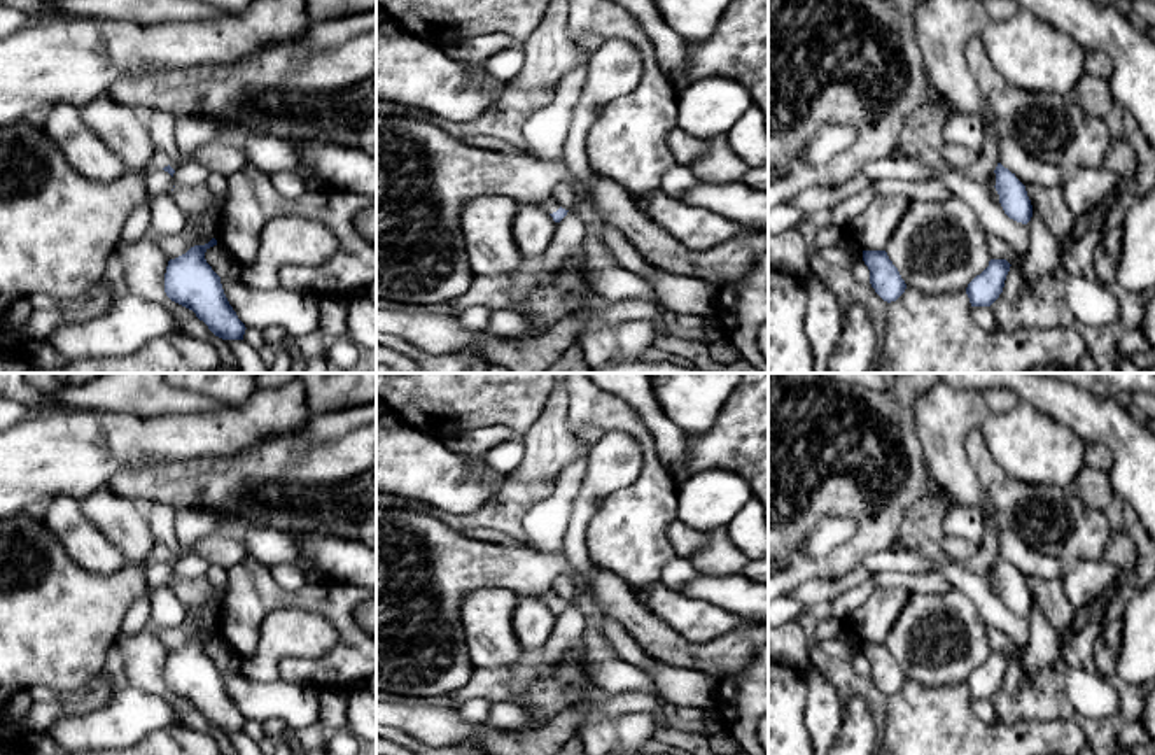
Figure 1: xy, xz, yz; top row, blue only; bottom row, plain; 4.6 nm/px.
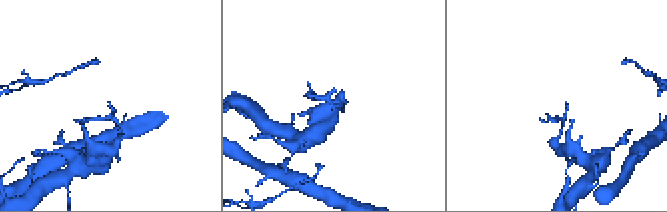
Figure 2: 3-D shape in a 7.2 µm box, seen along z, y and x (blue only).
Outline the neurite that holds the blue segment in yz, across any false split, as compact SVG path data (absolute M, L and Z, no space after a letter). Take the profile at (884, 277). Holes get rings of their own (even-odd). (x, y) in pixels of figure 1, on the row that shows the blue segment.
M863 250L863 261L870 270L872 287L884 301L896 301L905 293L906 284L886 250Z

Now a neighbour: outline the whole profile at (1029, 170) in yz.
M1008 135L999 137L998 161L1008 168L1024 186L1059 186L1066 173L1050 163L1022 151Z

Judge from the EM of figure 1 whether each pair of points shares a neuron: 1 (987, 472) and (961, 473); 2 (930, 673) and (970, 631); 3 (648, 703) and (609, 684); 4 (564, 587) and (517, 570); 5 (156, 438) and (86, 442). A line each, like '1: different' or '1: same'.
1: different
2: same
3: different
4: different
5: same

